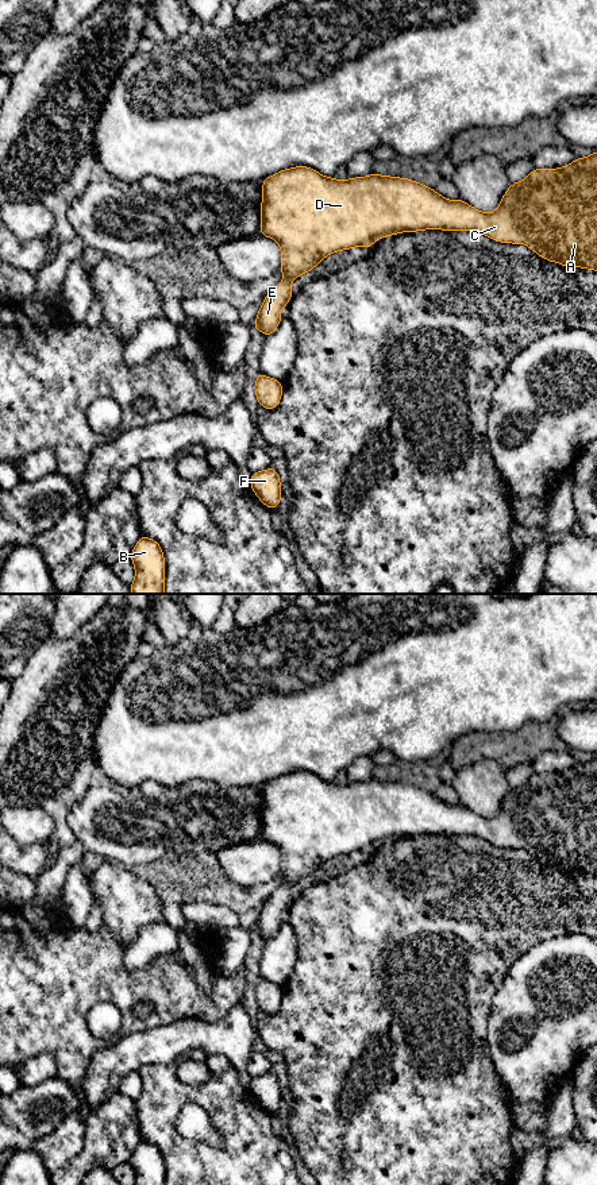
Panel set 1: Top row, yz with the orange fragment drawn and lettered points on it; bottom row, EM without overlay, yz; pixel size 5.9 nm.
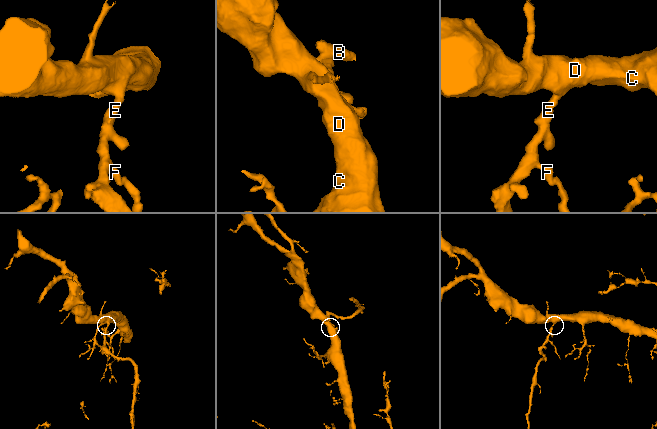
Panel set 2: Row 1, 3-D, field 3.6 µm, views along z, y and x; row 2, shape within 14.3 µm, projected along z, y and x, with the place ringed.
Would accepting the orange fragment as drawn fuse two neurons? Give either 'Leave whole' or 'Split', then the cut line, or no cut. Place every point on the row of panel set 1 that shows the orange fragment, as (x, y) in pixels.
Leave whole. No split

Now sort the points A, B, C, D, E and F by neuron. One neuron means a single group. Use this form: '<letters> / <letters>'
A B C D E F

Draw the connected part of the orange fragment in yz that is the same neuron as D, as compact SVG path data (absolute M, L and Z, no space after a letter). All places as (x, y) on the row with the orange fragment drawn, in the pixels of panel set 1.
M593 151L586 158L575 157L575 161L570 165L558 167L558 169L532 169L529 175L520 181L512 182L508 190L501 197L498 208L492 213L481 212L473 208L470 204L465 202L461 197L457 200L447 200L440 196L435 189L431 189L420 182L416 182L409 178L390 177L390 175L380 175L375 173L369 174L367 177L355 177L347 178L343 181L335 180L332 177L324 177L319 171L313 170L309 166L294 166L290 169L285 169L274 173L273 175L262 180L262 202L261 202L261 231L259 235L274 239L281 248L281 269L280 271L284 274L284 279L281 283L273 287L271 293L265 296L263 302L259 306L259 312L255 317L254 329L261 331L265 335L265 339L270 336L280 325L281 309L286 306L293 296L290 290L292 282L305 273L311 273L317 263L320 263L327 255L332 252L338 252L340 250L350 250L353 247L373 247L377 239L382 239L385 236L393 236L401 232L416 232L425 229L442 229L442 231L473 231L482 233L490 238L494 242L500 243L512 243L512 244L527 244L535 254L542 256L548 262L558 262L563 267L582 267L597 271L597 151Z

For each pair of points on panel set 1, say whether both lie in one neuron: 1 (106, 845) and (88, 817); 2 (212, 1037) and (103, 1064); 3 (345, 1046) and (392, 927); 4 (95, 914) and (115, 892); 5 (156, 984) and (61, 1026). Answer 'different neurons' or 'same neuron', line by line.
1: same neuron
2: same neuron
3: same neuron
4: different neurons
5: same neuron

